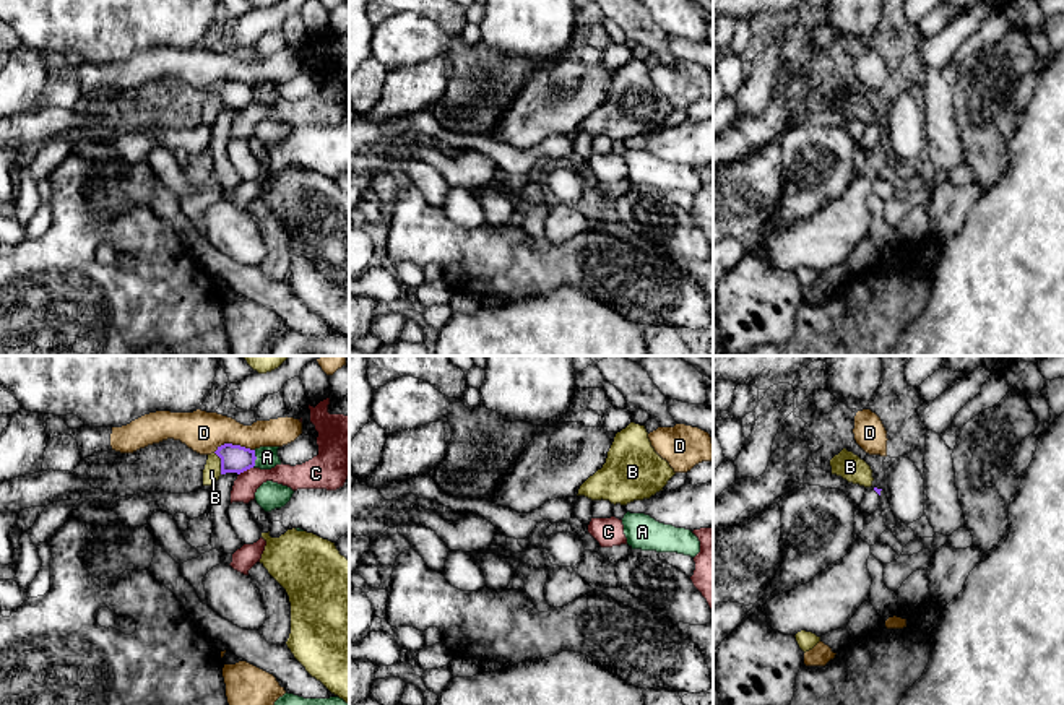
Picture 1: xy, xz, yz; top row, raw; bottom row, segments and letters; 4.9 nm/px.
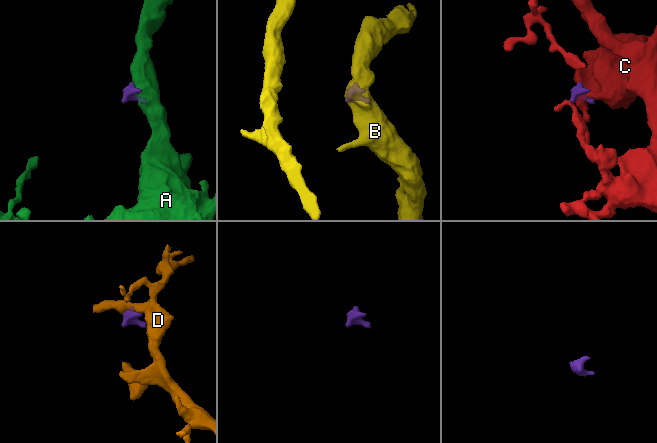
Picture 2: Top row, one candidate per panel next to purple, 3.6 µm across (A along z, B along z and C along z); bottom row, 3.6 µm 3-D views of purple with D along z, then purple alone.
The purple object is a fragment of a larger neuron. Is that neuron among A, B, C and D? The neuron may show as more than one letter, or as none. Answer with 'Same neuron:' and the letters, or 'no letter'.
Same neuron: no letter

